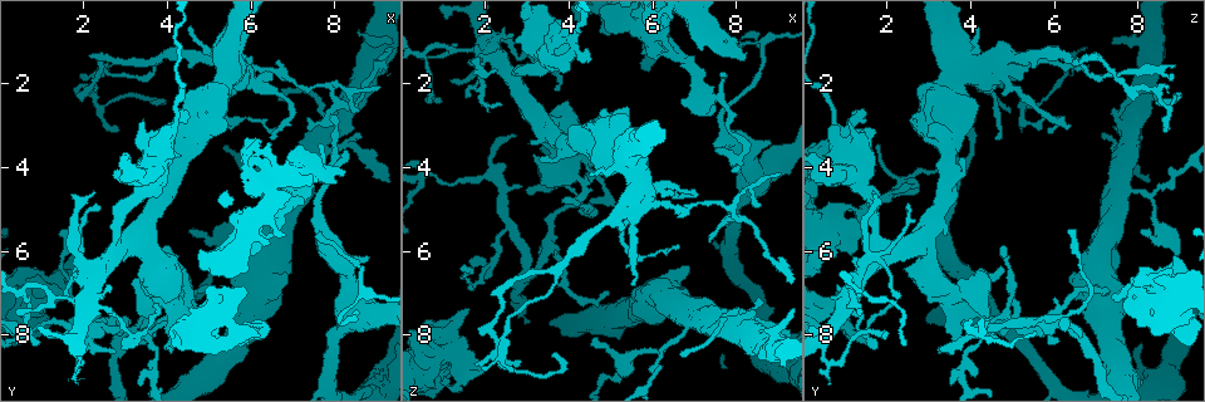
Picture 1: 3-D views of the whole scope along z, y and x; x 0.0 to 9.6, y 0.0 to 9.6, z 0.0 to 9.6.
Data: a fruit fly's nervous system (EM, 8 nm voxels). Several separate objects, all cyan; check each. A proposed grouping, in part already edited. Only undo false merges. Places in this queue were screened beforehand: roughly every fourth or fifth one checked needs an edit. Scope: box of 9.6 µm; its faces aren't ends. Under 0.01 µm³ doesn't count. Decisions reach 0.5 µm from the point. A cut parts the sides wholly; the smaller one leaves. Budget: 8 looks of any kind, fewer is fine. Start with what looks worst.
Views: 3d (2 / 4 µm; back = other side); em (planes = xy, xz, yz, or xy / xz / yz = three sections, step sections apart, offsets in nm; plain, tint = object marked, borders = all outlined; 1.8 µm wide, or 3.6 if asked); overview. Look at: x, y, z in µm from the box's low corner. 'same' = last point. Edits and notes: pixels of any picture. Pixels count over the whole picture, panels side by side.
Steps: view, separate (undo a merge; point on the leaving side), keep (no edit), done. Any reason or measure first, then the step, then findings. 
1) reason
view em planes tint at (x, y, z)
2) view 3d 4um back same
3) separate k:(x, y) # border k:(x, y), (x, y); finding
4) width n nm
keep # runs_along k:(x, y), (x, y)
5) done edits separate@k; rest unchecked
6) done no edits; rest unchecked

closes a loop
view em xy step 16 tint at (5.80, 5.60, 0.75)

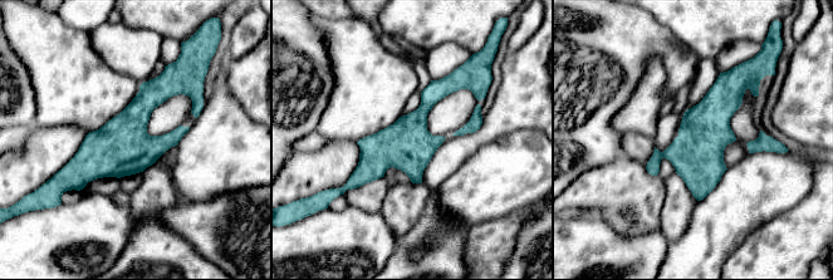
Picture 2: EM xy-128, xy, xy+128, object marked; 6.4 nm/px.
view em planes borders same

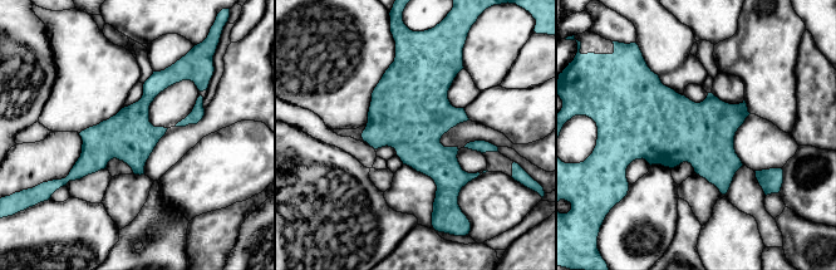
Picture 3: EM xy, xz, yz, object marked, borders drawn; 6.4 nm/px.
keep # runs_along 3:(182, 73), (167, 77), (73, 173); continuous, no second neuron

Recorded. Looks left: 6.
four-way junction
view 3d 4um back at (3.20, 7.85, 6.35)

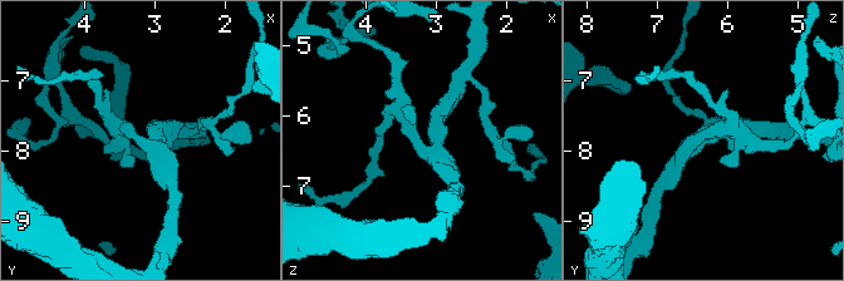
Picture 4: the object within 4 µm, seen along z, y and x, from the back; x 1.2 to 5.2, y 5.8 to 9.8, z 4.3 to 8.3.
arms 4; need the tissue
view em planes tint at (3.20, 7.75, 6.35)

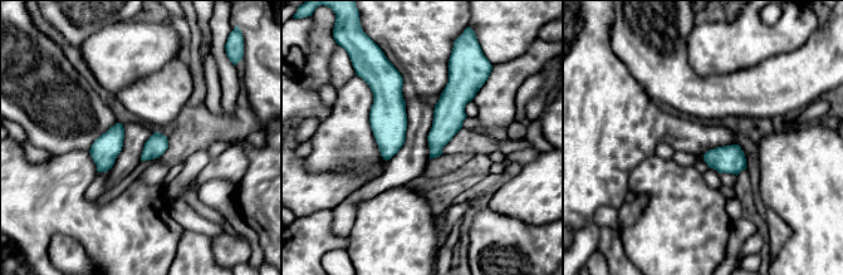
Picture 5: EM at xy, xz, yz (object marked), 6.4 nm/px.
keep # runs_along 5:(451, 72), (452, 102), (432, 155); continuous, no second neuron

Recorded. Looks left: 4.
touches itself
view em planes tint at (1.90, 6.30, 8.75)

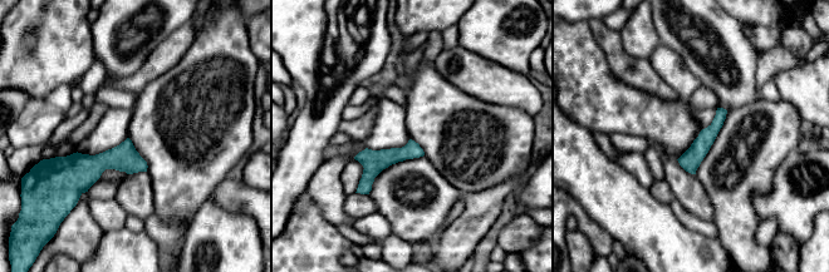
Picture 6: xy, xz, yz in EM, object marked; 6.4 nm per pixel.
keep # runs_along 6:(420, 152), (387, 157), (361, 189); one neuron here

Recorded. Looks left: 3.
done no edits; rest unchecked

